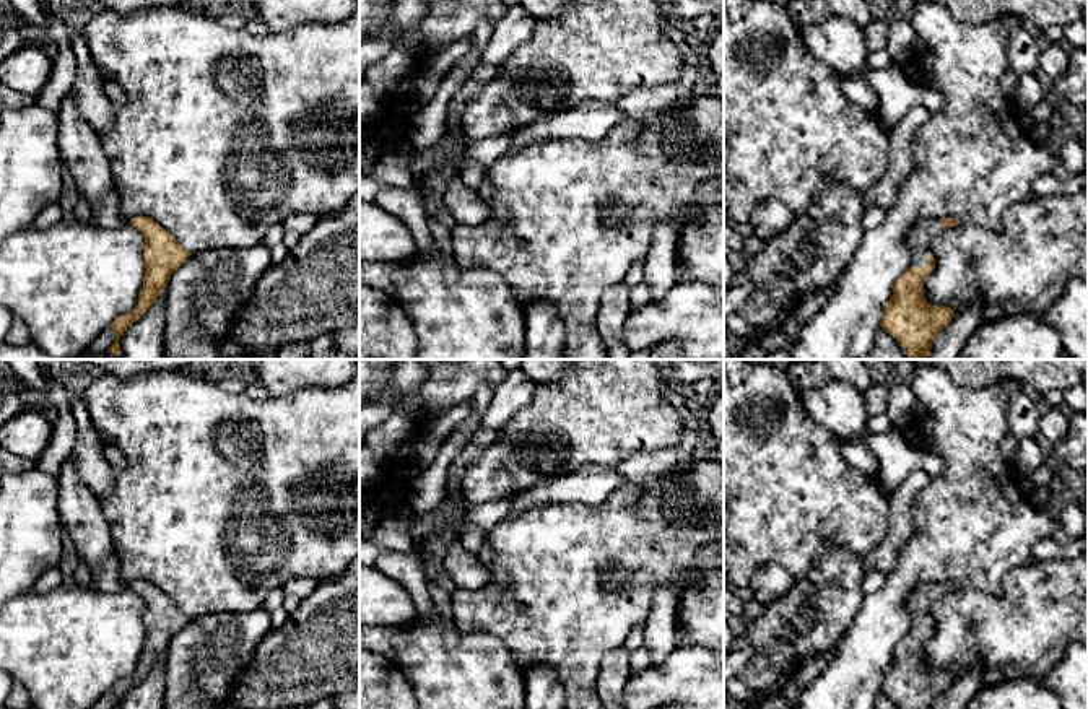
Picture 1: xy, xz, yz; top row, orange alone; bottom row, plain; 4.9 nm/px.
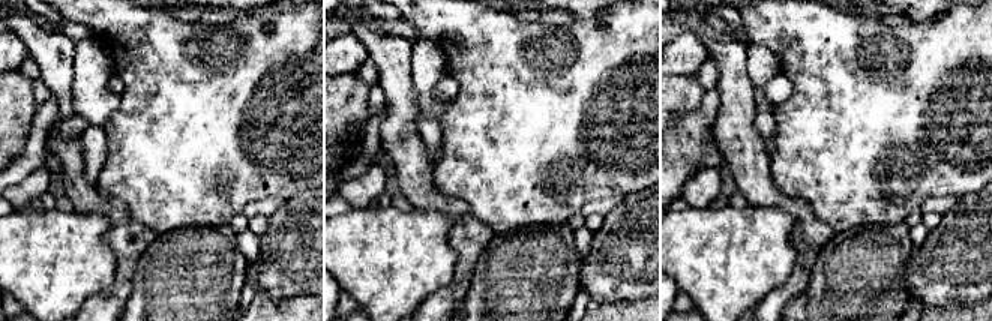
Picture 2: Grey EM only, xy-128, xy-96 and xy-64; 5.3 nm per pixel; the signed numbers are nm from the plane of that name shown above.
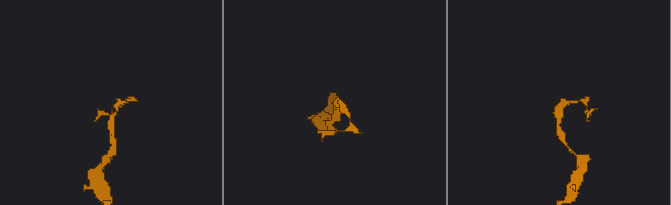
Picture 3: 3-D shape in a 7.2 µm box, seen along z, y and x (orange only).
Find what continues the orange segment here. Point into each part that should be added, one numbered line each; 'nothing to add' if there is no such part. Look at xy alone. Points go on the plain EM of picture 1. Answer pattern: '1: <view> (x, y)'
1: xy (80, 511)

